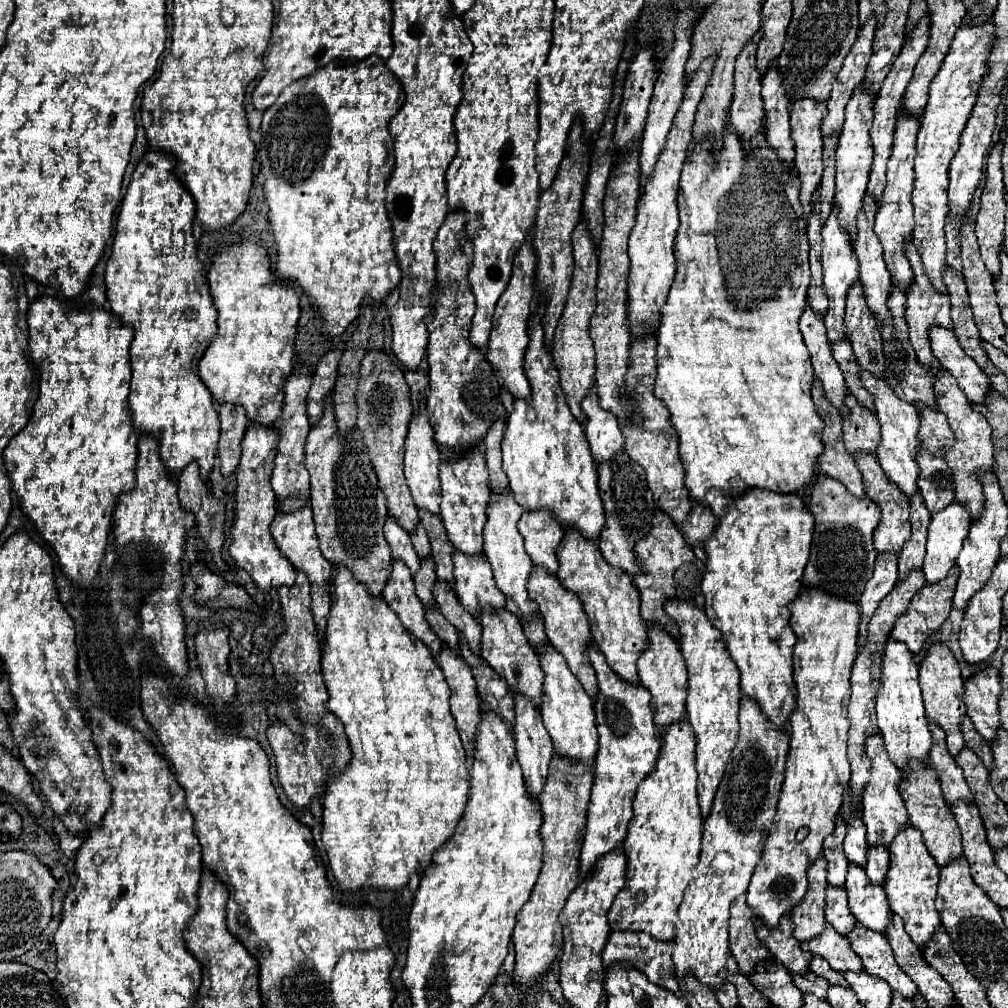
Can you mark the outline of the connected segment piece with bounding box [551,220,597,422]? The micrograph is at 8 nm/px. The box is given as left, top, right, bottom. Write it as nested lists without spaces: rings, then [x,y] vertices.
[[[583,220],[579,226],[573,230],[573,258],[575,258],[575,268],[573,268],[573,278],[571,278],[571,288],[567,296],[565,310],[559,318],[559,324],[555,328],[555,340],[553,340],[553,362],[559,370],[561,378],[561,388],[567,396],[571,414],[579,420],[585,422],[585,414],[581,410],[583,398],[587,398],[593,380],[595,380],[595,350],[593,342],[589,338],[589,318],[595,310],[595,282],[597,282],[597,252],[591,242],[591,236],[587,234],[587,226],[583,226]]]

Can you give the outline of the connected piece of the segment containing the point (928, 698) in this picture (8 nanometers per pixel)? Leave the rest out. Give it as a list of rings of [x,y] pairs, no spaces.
[[[935,644],[929,648],[927,656],[923,658],[923,662],[919,666],[919,686],[923,692],[927,718],[937,722],[943,728],[943,732],[947,734],[949,754],[957,756],[959,750],[965,748],[963,734],[961,734],[961,722],[967,716],[967,712],[965,712],[965,704],[963,704],[963,680],[959,674],[959,664],[947,646]]]

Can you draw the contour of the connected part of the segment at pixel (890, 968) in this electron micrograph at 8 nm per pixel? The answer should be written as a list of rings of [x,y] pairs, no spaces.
[[[857,924],[855,930],[847,936],[847,940],[851,942],[851,948],[861,958],[867,974],[885,980],[893,990],[903,994],[903,998],[909,998],[909,1000],[915,998],[917,986],[897,966],[897,962],[893,958],[893,950],[883,934],[867,930],[865,926]]]

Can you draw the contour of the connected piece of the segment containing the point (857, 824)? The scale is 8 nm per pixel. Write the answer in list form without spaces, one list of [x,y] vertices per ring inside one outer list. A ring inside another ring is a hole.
[[[853,816],[847,826],[847,838],[845,838],[845,856],[849,862],[865,868],[867,866],[867,840],[865,840],[865,826],[859,816]]]

